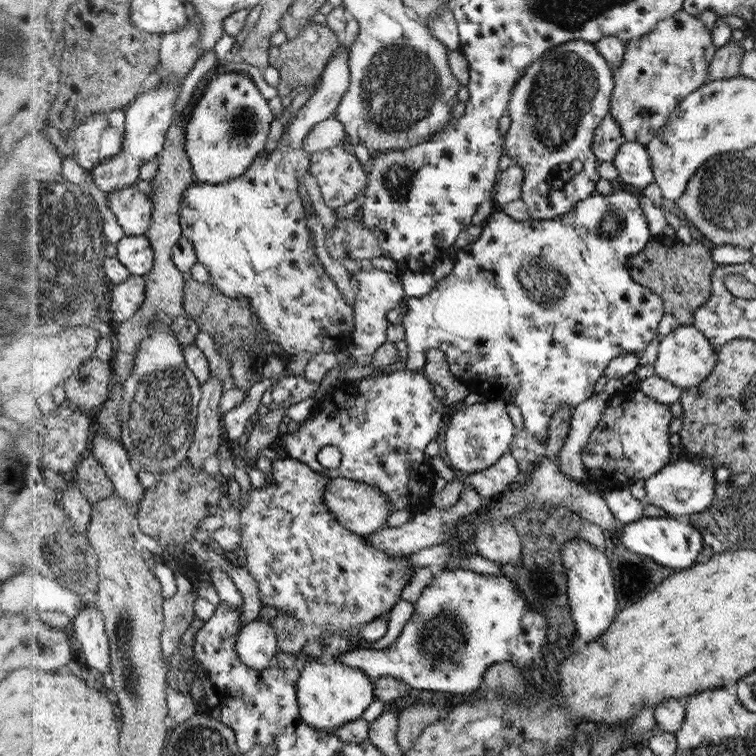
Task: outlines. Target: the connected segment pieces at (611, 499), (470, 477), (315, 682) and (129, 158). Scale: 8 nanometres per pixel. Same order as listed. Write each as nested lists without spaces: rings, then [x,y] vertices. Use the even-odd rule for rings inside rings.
[[[629,487],[606,489],[604,498],[611,513],[624,524],[644,517],[644,505],[632,496]]]
[[[511,452],[487,469],[464,474],[463,486],[476,490],[480,496],[492,497],[505,492],[519,478],[518,461]]]
[[[323,654],[312,659],[304,658],[304,661],[297,680],[303,722],[320,732],[332,733],[344,725],[359,721],[366,708],[375,700],[375,685],[368,673],[358,667],[344,665],[337,656]]]
[[[166,78],[164,84],[152,87],[128,110],[124,151],[112,160],[98,166],[94,172],[95,184],[103,192],[108,194],[140,183],[142,168],[151,159],[157,159],[158,154],[165,149],[169,131],[175,120],[175,107],[182,89],[184,89],[184,82],[178,78]]]

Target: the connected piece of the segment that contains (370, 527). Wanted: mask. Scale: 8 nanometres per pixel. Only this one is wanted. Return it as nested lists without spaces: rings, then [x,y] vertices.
[[[331,478],[323,494],[328,509],[338,517],[340,525],[344,525],[352,533],[368,536],[386,527],[388,516],[395,512],[394,505],[388,495],[379,487],[368,485],[362,481],[349,478]]]

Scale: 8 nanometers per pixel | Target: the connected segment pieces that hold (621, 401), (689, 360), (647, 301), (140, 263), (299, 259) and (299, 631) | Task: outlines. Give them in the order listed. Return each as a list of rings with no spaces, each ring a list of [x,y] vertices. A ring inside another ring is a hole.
[[[623,390],[611,395],[602,419],[592,431],[581,456],[586,468],[620,468],[614,462],[632,462],[632,468],[640,472],[640,479],[657,474],[670,463],[673,446],[670,444],[672,414],[668,405],[660,404],[644,391]]]
[[[679,325],[666,336],[660,338],[655,366],[655,376],[675,383],[676,386],[692,388],[702,384],[712,373],[718,360],[718,351],[699,327]]]
[[[615,192],[609,195],[596,193],[590,198],[580,201],[574,208],[573,224],[562,223],[562,216],[552,220],[529,216],[524,221],[517,221],[501,208],[495,208],[483,223],[481,236],[472,245],[459,249],[455,254],[456,260],[450,273],[437,281],[428,294],[420,298],[405,298],[403,303],[407,310],[403,314],[393,315],[393,319],[402,325],[405,332],[404,342],[408,344],[408,355],[403,368],[423,373],[422,368],[426,366],[426,352],[436,348],[446,355],[450,372],[471,392],[482,395],[486,401],[504,401],[508,404],[515,404],[521,410],[526,430],[536,434],[538,438],[545,439],[550,419],[560,405],[574,407],[588,400],[594,394],[594,386],[596,386],[598,378],[604,374],[604,370],[607,370],[608,362],[628,353],[642,356],[640,352],[650,344],[650,340],[654,340],[658,336],[656,328],[658,328],[658,322],[665,309],[662,308],[662,300],[655,291],[651,290],[651,287],[645,287],[642,283],[635,281],[629,265],[632,257],[642,253],[649,245],[650,238],[653,238],[653,235],[648,230],[647,218],[640,210],[638,196],[634,196],[634,192],[628,196]]]
[[[126,235],[117,246],[117,256],[133,275],[145,276],[155,269],[156,252],[151,239]]]
[[[287,100],[291,119],[285,124],[282,140],[273,152],[264,152],[252,169],[241,178],[222,184],[196,182],[184,196],[182,216],[184,235],[195,244],[199,262],[205,264],[214,276],[214,286],[234,299],[245,299],[253,312],[260,316],[260,324],[270,332],[270,338],[282,348],[283,356],[291,358],[312,352],[331,353],[351,347],[351,334],[355,330],[354,306],[346,303],[334,279],[326,273],[310,242],[310,230],[304,218],[304,206],[298,196],[296,184],[306,168],[311,166],[308,152],[295,148],[285,138],[287,126],[300,111],[299,100]]]
[[[278,615],[273,624],[276,628],[278,652],[301,655],[307,644],[302,622],[289,615]]]

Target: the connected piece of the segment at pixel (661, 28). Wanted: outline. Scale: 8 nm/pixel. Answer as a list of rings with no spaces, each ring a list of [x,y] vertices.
[[[680,10],[660,21],[650,34],[624,44],[624,58],[614,72],[615,88],[611,98],[611,113],[628,142],[645,146],[655,138],[680,102],[707,84],[710,61],[716,54],[712,29],[699,15]]]

